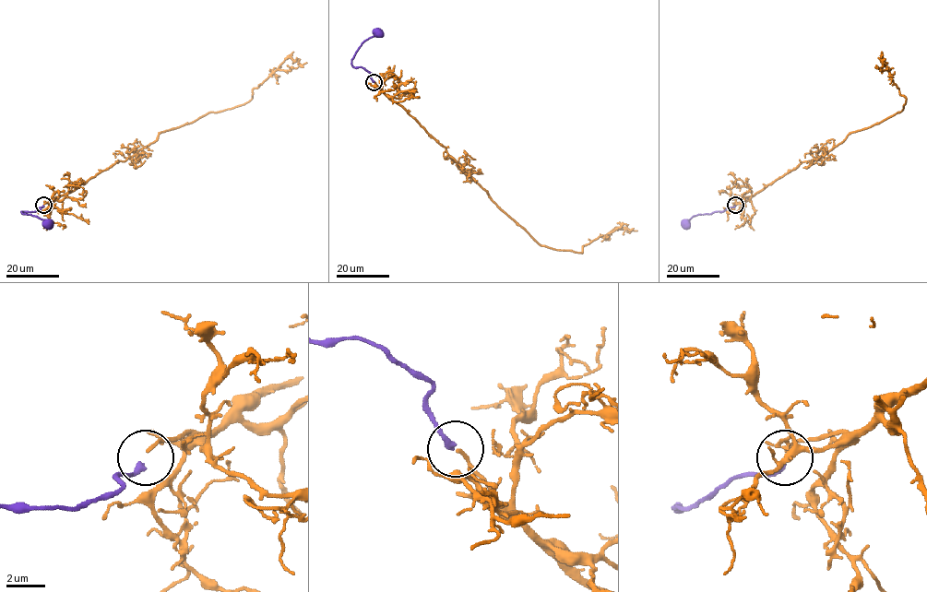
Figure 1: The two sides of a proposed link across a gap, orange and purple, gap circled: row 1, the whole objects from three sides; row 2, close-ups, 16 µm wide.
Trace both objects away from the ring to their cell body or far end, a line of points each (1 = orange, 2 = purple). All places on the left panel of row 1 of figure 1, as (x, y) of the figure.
1: (44, 204), (124, 161), (160, 132), (242, 105), (287, 58), (306, 62)
2: (42, 205), (40, 209), (21, 212), (44, 219), (51, 228)

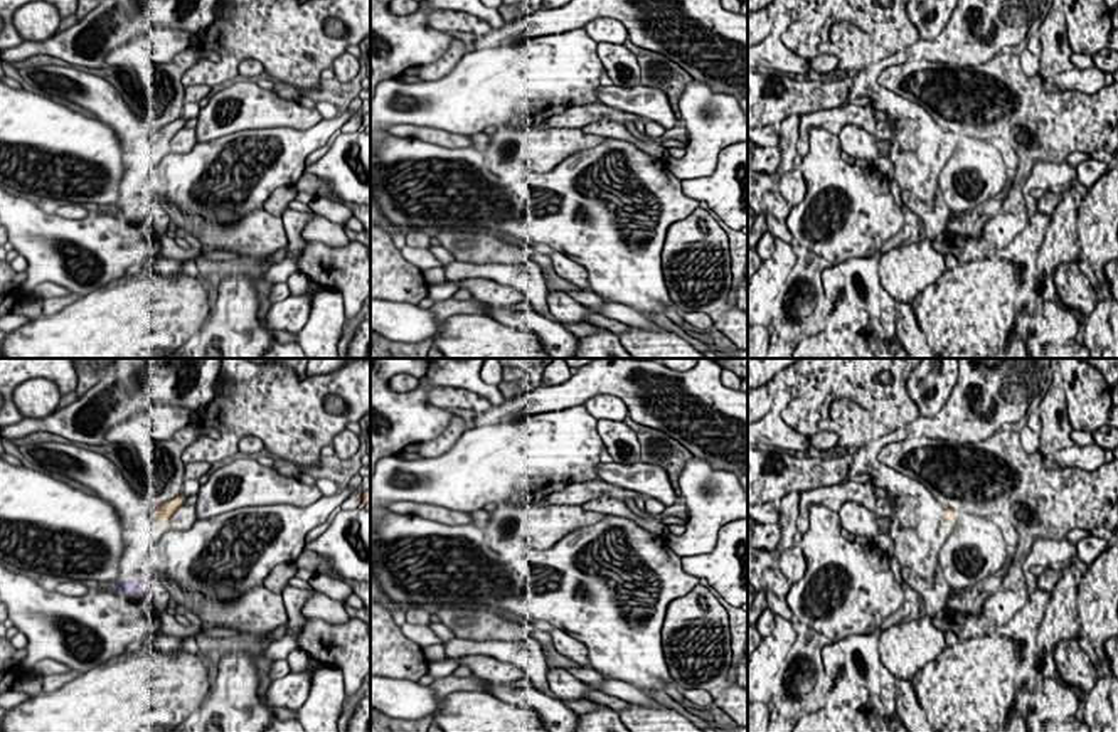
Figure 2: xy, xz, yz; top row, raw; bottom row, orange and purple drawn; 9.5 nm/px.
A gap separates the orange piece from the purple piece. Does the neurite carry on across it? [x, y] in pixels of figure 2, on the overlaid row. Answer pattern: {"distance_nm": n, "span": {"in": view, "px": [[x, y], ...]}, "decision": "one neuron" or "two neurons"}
{"distance_nm": 550, "span": {"in": "xy", "px": [[162, 524], [145, 581]]}, "decision": "one neuron"}

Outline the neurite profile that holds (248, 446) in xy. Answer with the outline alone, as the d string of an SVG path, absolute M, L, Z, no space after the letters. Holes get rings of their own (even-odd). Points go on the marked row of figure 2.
M244 436L237 444L241 456L258 456L264 449L264 443L254 436Z

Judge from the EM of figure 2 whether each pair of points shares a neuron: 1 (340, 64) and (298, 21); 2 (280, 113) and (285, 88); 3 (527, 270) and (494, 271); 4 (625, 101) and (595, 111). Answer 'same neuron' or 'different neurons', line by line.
1: different neurons
2: different neurons
3: same neuron
4: different neurons

